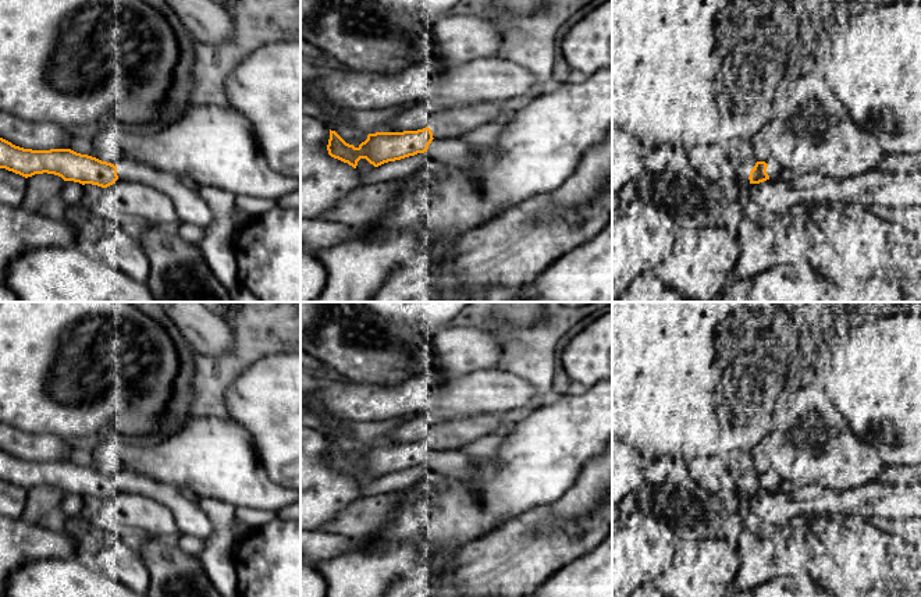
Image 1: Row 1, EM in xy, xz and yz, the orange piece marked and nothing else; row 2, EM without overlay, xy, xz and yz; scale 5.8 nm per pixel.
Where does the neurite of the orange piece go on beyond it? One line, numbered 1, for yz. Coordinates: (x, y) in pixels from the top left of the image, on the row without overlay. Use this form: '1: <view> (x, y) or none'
1: yz (771, 483)

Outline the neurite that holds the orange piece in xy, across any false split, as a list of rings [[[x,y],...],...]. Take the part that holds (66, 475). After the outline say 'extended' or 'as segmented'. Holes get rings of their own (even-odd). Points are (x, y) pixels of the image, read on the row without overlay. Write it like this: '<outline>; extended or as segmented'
[[[0,449],[0,480],[25,490],[47,484],[58,487],[64,493],[102,500],[113,497],[118,490],[139,493],[171,511],[179,534],[207,539],[213,532],[213,523],[200,505],[185,498],[177,486],[156,481],[132,470],[124,470],[114,477],[71,461],[32,462]]]; extended

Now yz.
[[[757,473],[755,477],[750,483],[750,495],[760,495],[767,491],[772,491],[779,483],[771,477],[768,477],[765,473]]]; extended

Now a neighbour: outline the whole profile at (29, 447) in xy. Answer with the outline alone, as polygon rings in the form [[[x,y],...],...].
[[[0,422],[0,449],[32,462],[68,461],[68,445],[53,434],[31,434]]]

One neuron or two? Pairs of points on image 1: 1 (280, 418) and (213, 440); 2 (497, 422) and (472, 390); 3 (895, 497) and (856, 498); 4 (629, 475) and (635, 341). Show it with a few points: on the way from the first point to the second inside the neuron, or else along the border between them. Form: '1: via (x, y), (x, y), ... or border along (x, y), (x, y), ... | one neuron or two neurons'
1: border along (228, 416), (249, 432), (260, 459) | two neurons
2: border along (509, 416), (475, 414), (459, 418) | two neurons
3: via (885, 497), (866, 497) | one neuron
4: border along (626, 444), (643, 462) | two neurons

